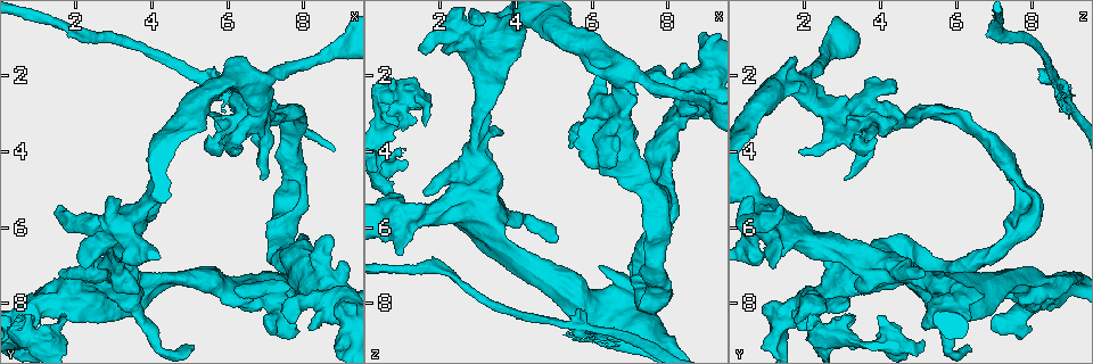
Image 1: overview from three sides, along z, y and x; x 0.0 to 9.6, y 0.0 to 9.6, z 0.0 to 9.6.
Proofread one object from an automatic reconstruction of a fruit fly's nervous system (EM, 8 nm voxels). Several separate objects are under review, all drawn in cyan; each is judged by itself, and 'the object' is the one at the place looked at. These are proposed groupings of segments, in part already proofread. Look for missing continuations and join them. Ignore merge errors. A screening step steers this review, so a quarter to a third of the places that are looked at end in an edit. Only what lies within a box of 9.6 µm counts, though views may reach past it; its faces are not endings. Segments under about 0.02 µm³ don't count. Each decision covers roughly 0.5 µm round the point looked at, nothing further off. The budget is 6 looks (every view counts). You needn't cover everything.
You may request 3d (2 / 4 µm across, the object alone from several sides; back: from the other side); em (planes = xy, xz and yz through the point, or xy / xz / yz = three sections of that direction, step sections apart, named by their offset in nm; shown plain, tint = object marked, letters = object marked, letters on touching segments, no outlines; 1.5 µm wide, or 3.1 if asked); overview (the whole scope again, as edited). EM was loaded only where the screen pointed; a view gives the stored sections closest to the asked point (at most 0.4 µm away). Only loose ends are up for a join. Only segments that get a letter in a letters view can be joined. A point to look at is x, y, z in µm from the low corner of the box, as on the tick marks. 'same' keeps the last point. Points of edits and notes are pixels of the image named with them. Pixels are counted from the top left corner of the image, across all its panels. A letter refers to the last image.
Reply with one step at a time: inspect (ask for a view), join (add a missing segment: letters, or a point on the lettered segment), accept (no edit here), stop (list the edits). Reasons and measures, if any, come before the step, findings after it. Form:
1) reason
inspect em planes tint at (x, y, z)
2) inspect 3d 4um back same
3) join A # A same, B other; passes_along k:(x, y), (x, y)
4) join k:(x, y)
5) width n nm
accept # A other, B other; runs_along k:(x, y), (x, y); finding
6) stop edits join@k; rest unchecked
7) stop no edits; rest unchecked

free end
inspect 3d 4um at (1.60, 8.30, 3.40)

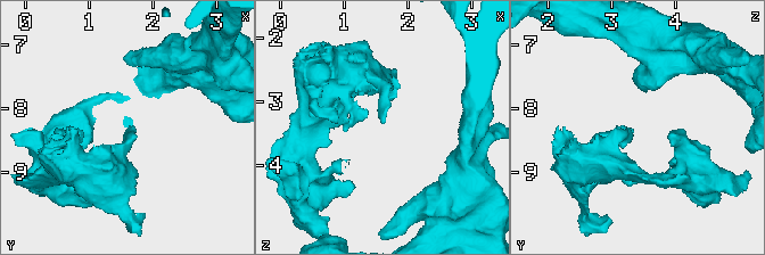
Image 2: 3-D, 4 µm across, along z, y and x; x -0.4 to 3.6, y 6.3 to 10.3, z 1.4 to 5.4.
inspect em planes letters at (1.65, 8.35, 3.35)

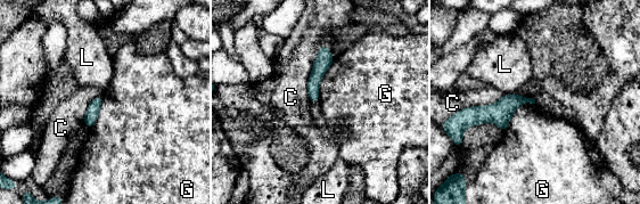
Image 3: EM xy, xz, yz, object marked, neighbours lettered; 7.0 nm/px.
longest_contact C 440 nm
accept # C other, G other, L other; runs_along 3:(325, 49), (313, 83), (313, 99); no lettered segment goes on from it

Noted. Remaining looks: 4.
branch stops here
inspect em xz step 4 letters at (5.70, 1.85, 8.20)

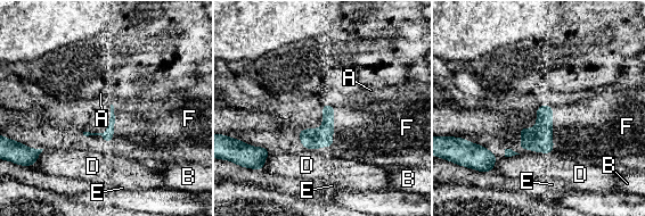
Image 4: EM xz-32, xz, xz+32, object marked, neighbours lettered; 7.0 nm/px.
accept # A other, B other, D other, E other, F other; border 4:(331, 104), (333, 146), (328, 150); none of them fits

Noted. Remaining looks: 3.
inspect em planes plain at (7.70, 8.70, 7.90)

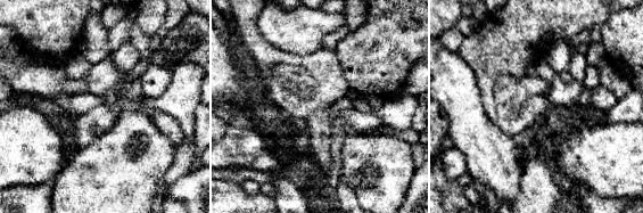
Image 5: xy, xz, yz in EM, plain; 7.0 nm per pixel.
inspect em planes letters same

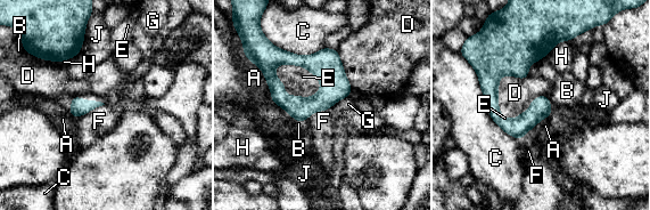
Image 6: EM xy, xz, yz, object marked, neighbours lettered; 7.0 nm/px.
accept # A other, B other, C other, D other, E other, F other, G other, H other, J other; border 6:(329, 107), (314, 111), (302, 122); none of them fits

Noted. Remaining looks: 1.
stop no edits; rest unchecked

